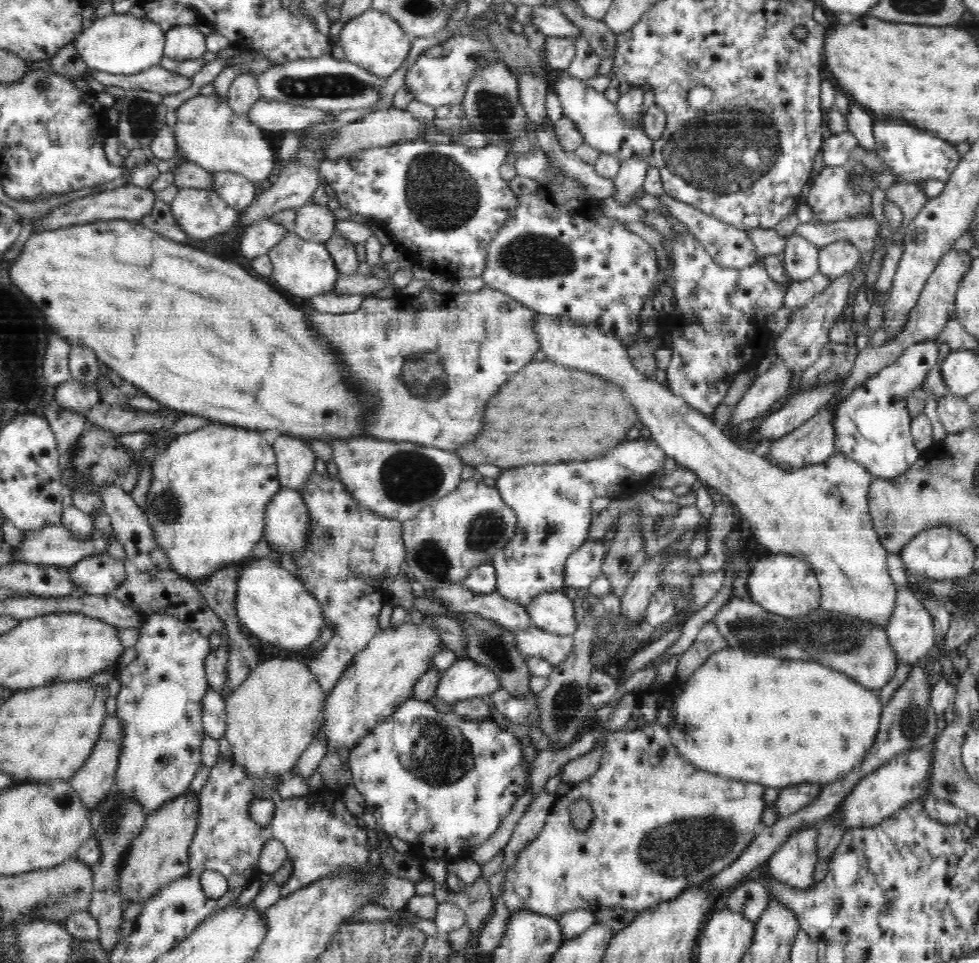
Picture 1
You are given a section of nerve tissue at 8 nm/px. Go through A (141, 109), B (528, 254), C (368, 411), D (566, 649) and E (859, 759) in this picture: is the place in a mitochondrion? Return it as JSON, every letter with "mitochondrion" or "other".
{"A":"mitochondrion","B":"mitochondrion","C":"other","D":"other","E":"other"}

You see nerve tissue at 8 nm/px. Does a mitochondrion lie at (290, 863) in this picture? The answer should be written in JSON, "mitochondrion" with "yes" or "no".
{"mitochondrion":"no"}

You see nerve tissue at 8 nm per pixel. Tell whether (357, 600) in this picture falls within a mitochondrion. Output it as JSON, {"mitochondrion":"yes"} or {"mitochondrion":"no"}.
{"mitochondrion":"no"}

